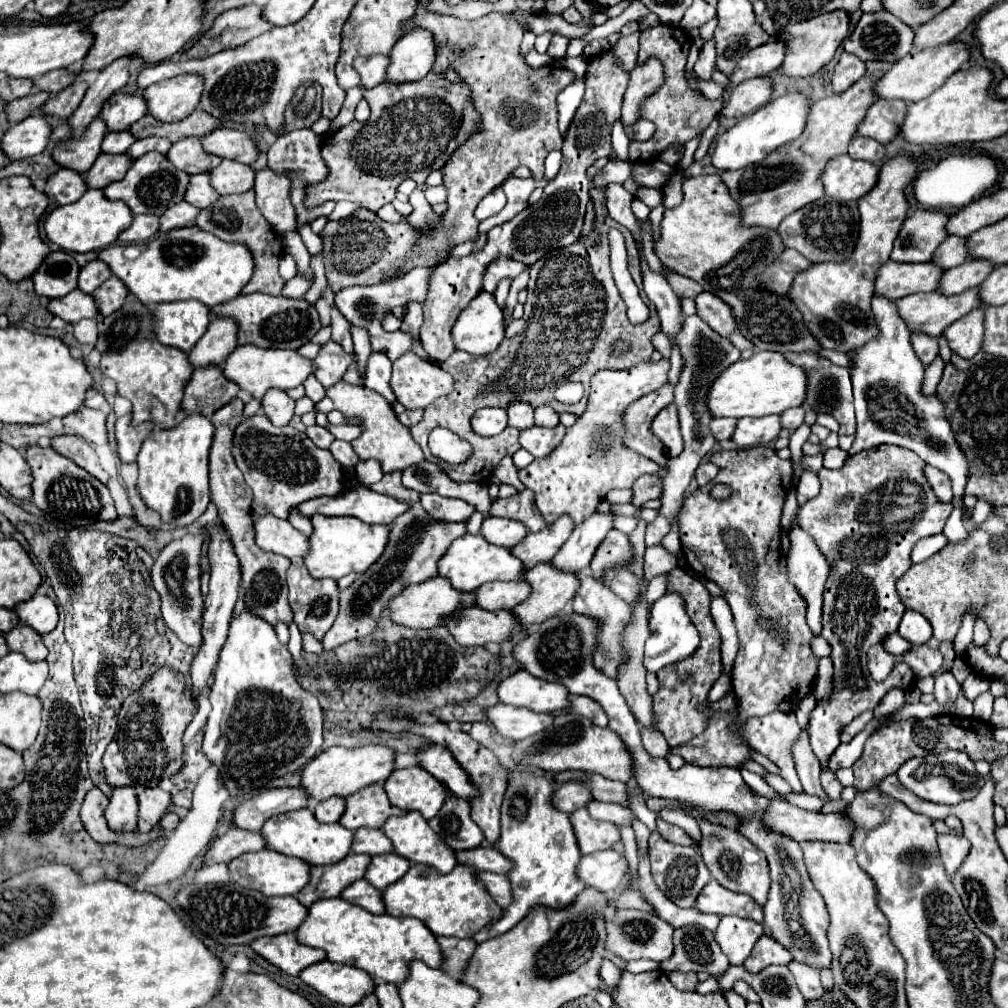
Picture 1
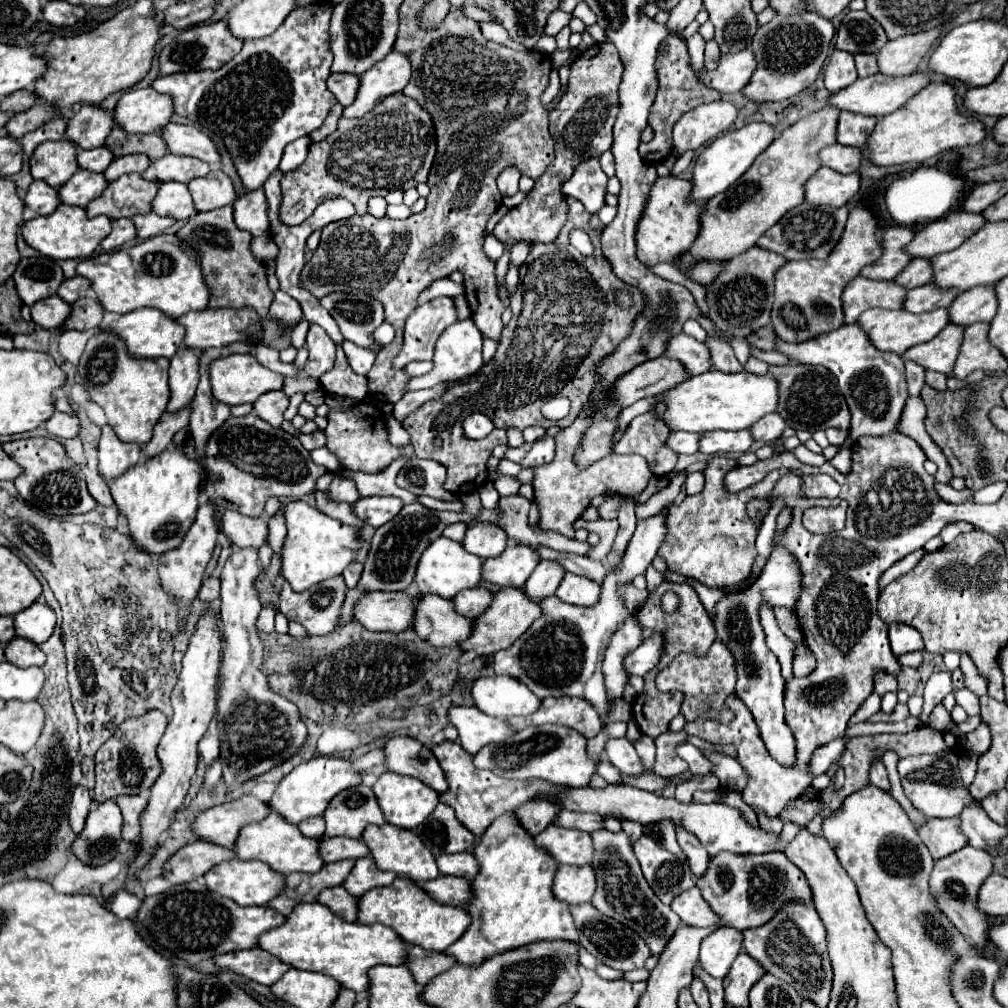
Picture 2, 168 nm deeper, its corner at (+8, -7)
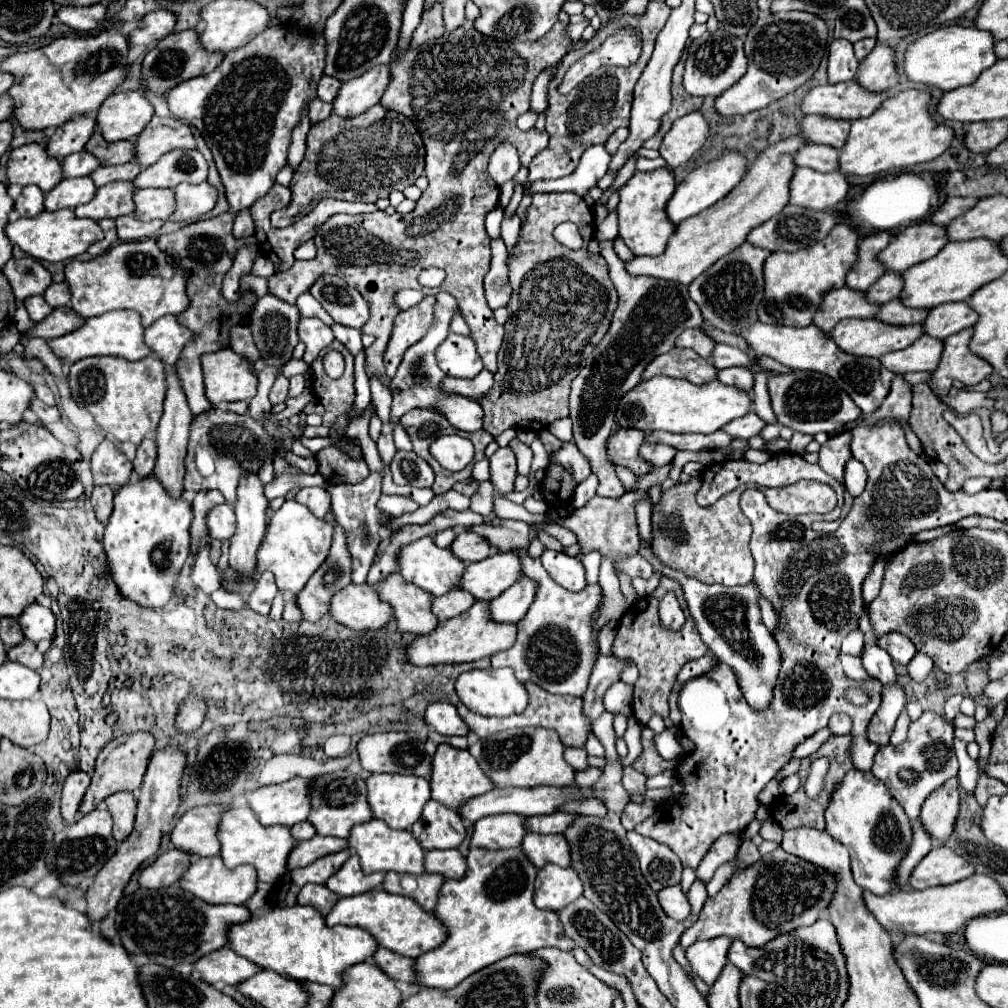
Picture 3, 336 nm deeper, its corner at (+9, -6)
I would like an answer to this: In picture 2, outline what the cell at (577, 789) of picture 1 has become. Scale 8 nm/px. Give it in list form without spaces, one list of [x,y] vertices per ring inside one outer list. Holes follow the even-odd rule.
[[[537,798],[529,800],[513,810],[519,826],[529,836],[537,836],[541,830],[545,830],[553,822],[553,816],[557,816],[559,812],[561,812],[561,808],[557,804],[549,804],[545,800],[537,800]]]

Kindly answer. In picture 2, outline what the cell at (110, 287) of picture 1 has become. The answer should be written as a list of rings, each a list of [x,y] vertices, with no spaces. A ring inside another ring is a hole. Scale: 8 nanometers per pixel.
[[[81,298],[71,304],[69,318],[57,330],[95,330],[103,318],[101,304],[93,298]]]

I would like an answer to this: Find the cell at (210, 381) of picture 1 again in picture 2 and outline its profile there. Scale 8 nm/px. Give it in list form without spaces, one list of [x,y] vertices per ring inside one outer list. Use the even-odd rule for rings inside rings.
[[[189,408],[185,412],[177,412],[177,416],[169,416],[169,412],[165,412],[159,420],[159,424],[153,430],[153,438],[145,444],[143,454],[145,458],[155,458],[159,456],[165,448],[169,448],[173,434],[181,428],[185,428],[189,424]]]

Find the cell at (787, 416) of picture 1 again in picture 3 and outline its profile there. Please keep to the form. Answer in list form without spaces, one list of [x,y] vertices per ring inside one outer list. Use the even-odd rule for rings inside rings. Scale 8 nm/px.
[[[756,413],[744,415],[742,419],[736,419],[734,423],[728,423],[728,427],[724,427],[726,433],[730,433],[734,439],[752,439],[756,435],[762,433],[762,429],[766,427],[766,421],[760,419]]]

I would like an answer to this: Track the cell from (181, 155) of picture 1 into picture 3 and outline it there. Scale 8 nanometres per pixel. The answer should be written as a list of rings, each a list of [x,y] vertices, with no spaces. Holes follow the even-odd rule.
[[[174,149],[160,157],[158,163],[144,167],[132,181],[142,187],[176,187],[178,183],[202,183],[208,177],[208,163],[196,149]]]

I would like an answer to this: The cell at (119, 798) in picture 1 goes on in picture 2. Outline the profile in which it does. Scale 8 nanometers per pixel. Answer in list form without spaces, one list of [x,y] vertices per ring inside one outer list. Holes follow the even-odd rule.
[[[113,800],[97,804],[89,812],[85,828],[71,844],[71,854],[87,866],[101,866],[115,858],[117,842],[121,840],[121,810]]]

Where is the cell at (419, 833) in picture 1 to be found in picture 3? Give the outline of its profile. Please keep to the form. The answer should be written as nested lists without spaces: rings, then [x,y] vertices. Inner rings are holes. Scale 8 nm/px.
[[[372,819],[368,823],[356,825],[348,837],[350,847],[356,849],[362,861],[364,873],[376,873],[376,871],[396,871],[396,873],[410,873],[410,875],[422,875],[424,869],[424,855],[426,851],[420,847],[420,843],[414,839],[410,831],[394,831],[384,821]]]

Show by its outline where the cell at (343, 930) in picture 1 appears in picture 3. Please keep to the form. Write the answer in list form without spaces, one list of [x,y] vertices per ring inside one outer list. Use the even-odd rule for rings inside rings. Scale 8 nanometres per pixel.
[[[296,905],[284,909],[270,909],[268,915],[252,915],[248,923],[230,927],[230,947],[262,965],[264,969],[272,969],[284,977],[296,981],[314,981],[322,985],[330,985],[340,989],[344,985],[344,971],[356,963],[370,961],[378,949],[376,939],[358,927],[336,925],[328,927],[324,917],[310,905]]]

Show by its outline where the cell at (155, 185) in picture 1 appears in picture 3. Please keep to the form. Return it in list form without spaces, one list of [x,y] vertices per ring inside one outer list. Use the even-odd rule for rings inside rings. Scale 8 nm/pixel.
[[[120,181],[120,183],[108,183],[96,191],[96,197],[74,209],[78,217],[90,217],[90,219],[116,219],[118,215],[106,215],[106,213],[122,213],[122,215],[132,215],[134,213],[134,185],[130,181]]]

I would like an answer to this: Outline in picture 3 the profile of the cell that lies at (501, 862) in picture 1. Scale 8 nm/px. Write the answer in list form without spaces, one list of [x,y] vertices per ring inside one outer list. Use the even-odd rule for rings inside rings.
[[[434,849],[426,853],[426,871],[440,873],[448,879],[460,879],[468,867],[464,867],[464,855],[458,849]]]

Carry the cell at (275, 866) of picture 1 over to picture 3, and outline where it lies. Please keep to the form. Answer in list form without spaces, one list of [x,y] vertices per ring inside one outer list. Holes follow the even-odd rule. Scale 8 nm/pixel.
[[[200,857],[184,873],[184,877],[180,879],[180,885],[192,895],[204,899],[206,903],[244,905],[258,891],[258,875],[252,865],[240,865],[236,869],[228,869],[224,867],[224,861],[220,857]]]

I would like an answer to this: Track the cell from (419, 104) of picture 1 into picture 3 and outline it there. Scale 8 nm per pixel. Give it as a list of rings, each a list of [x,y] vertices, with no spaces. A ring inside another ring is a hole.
[[[380,103],[356,117],[330,115],[326,121],[320,121],[310,129],[306,139],[306,155],[290,183],[292,201],[288,207],[272,213],[272,225],[288,227],[290,223],[294,223],[298,217],[304,217],[312,209],[312,201],[318,201],[322,197],[374,203],[382,197],[388,197],[392,191],[404,191],[408,185],[414,185],[414,181],[422,173],[424,173],[424,143],[416,125],[412,125],[412,121],[406,115],[388,111],[380,107]]]

